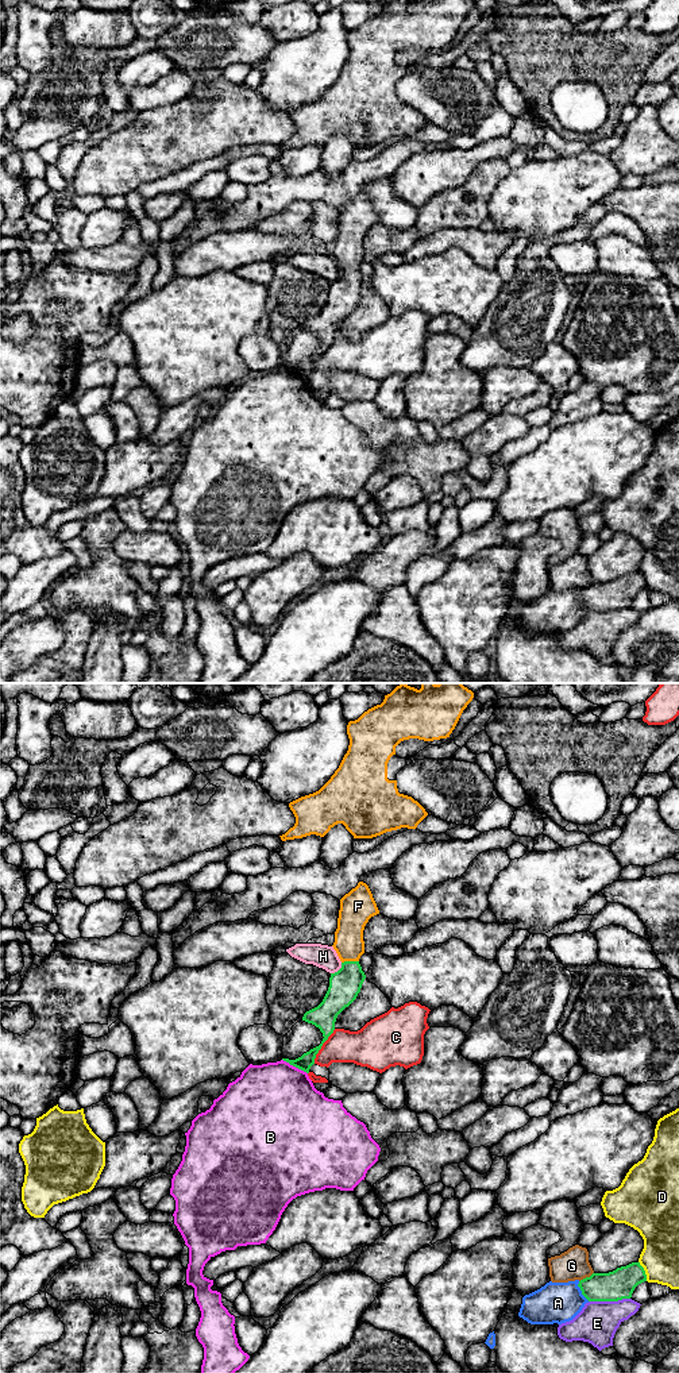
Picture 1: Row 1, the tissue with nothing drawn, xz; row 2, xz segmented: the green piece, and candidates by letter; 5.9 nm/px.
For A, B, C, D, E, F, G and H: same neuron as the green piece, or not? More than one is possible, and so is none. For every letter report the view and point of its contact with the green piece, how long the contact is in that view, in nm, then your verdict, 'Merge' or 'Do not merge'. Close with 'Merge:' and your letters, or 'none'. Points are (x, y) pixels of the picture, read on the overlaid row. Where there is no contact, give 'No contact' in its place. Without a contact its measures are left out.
A: Touches green at xz (581, 1289). Shared border 140 nm. Do not merge
B: Touches green at xz (294, 1065). Shared border 180 nm. Do not merge
C: Touches green at xz (321, 1045). Shared border 240 nm. Do not merge
D: Touches green at xz (644, 1271). Shared border 130 nm. Do not merge
E: Touches green at xz (609, 1300). Shared border 240 nm. Do not merge
F: Touches green at xz (350, 961). Shared border 110 nm. Merge
G: Touches green at xz (586, 1277). Shared border 110 nm. Do not merge
H: Touches green at xz (339, 970). Shared border 100 nm. Do not merge
Merge: F

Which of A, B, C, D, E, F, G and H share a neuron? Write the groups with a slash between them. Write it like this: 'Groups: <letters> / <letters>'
Groups: A / B / C / D / E / F / G / H

